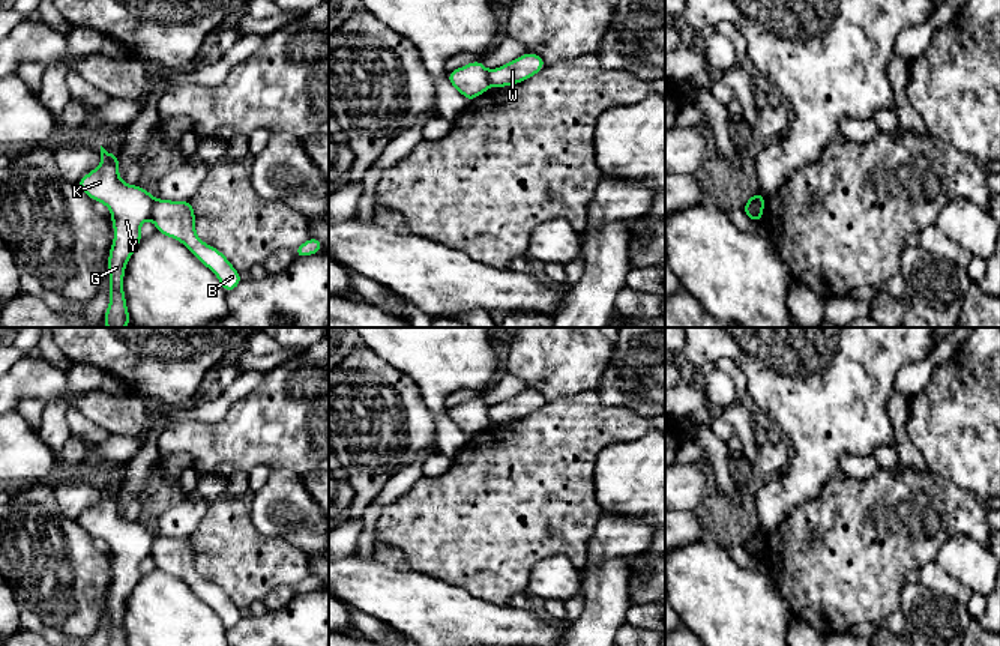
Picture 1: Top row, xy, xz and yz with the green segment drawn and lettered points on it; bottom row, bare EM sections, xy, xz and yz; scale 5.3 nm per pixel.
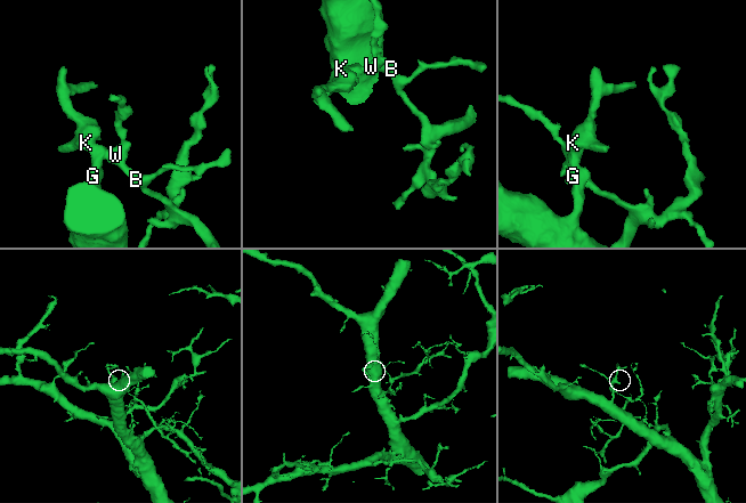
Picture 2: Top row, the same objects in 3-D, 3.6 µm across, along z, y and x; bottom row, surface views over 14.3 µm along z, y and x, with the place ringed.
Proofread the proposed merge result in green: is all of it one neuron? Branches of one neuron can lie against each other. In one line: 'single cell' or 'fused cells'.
fused cells

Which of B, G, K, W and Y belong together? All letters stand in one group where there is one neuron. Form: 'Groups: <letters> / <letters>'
Groups: B W / G K Y

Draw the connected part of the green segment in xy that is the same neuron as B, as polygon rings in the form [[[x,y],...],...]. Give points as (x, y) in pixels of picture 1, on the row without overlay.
[[[155,535],[152,554],[156,568],[182,578],[207,605],[219,616],[222,625],[230,629],[240,619],[240,610],[228,595],[216,584],[203,578],[195,569],[195,548],[188,536]]]

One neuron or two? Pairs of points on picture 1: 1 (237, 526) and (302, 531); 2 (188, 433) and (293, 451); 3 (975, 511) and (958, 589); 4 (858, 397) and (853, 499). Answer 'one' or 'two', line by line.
1: two
2: one
3: two
4: two

